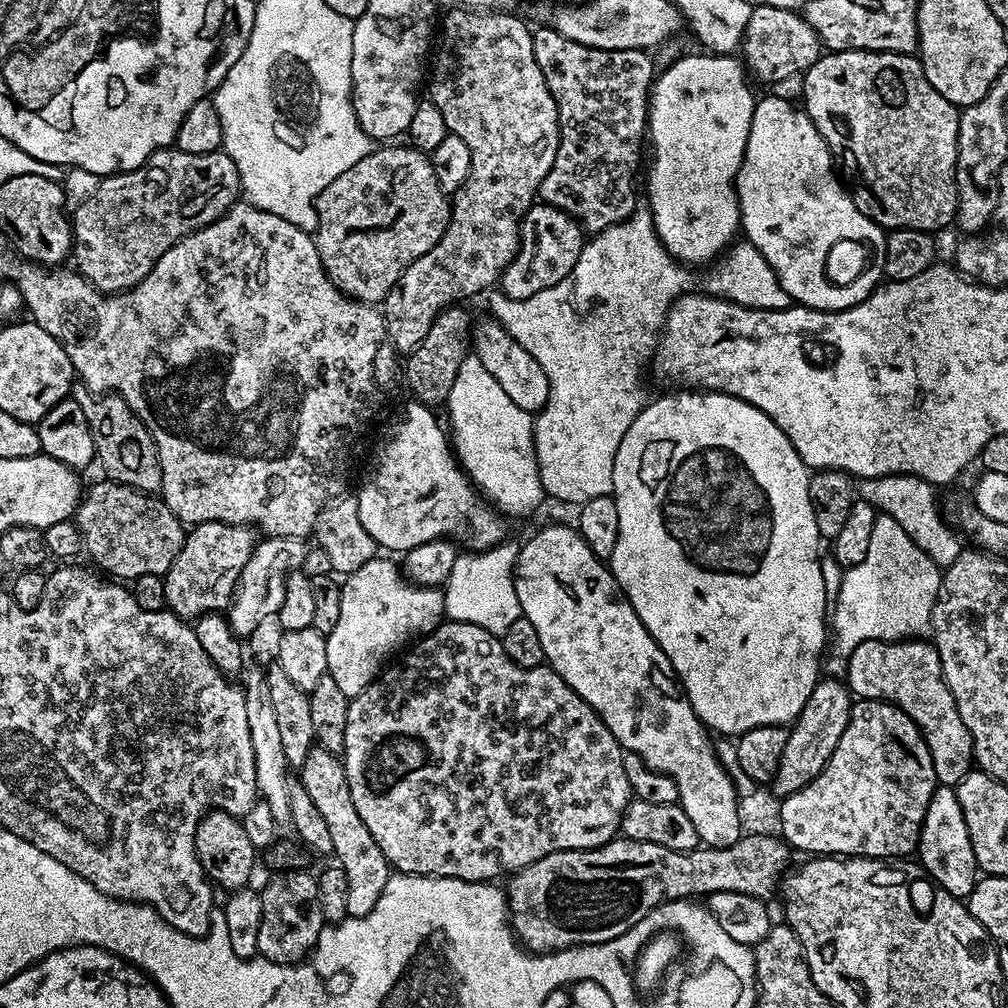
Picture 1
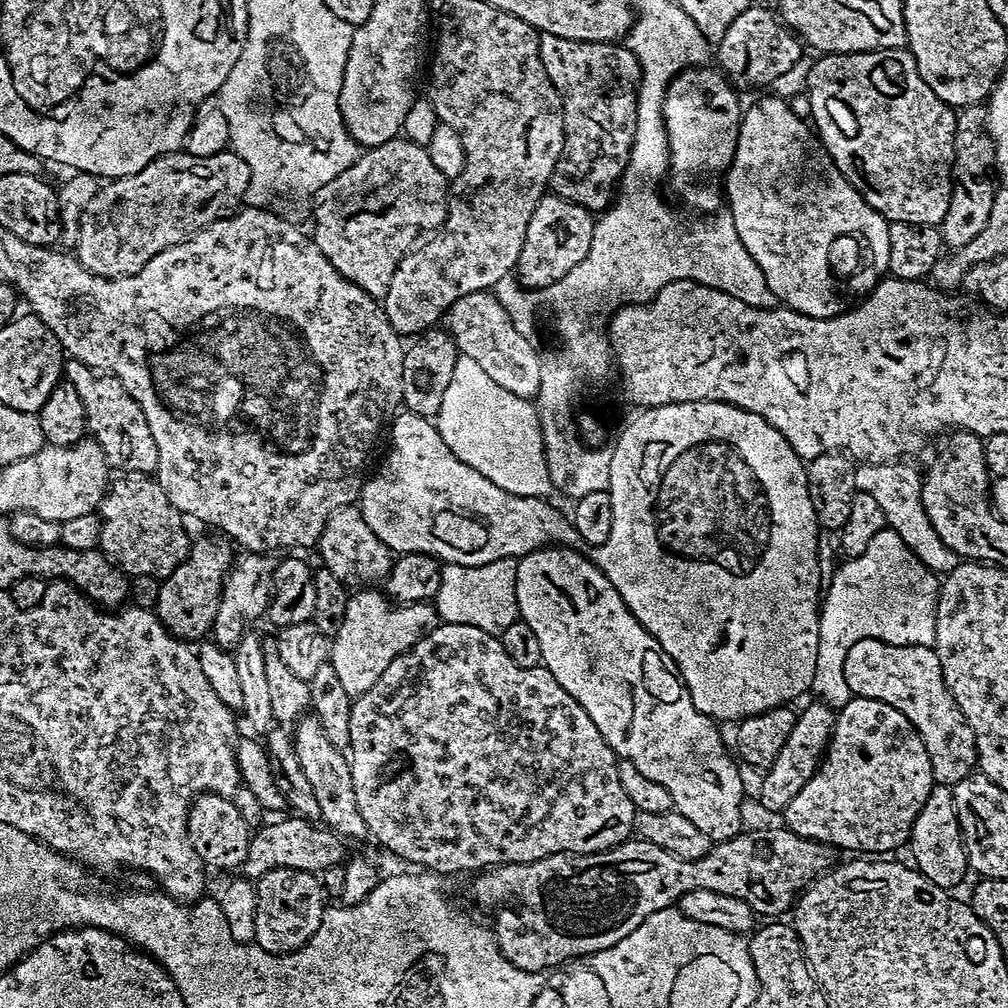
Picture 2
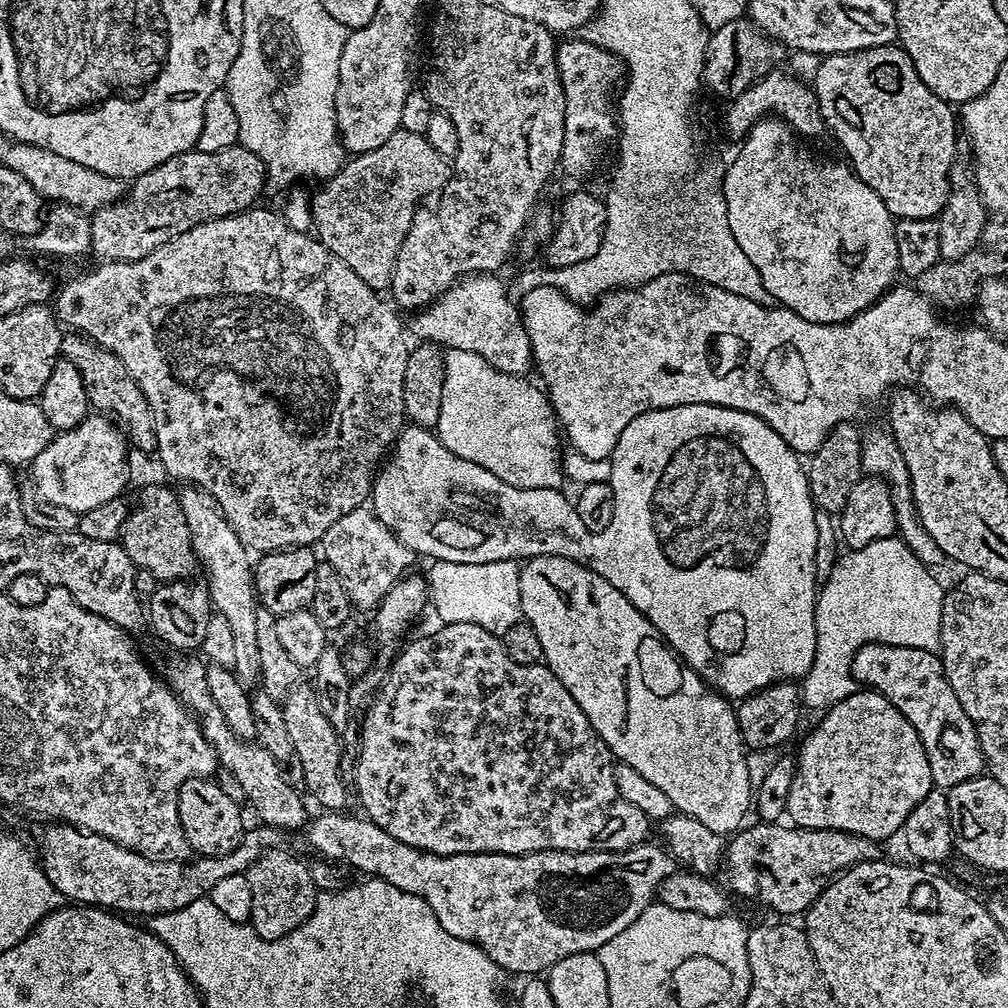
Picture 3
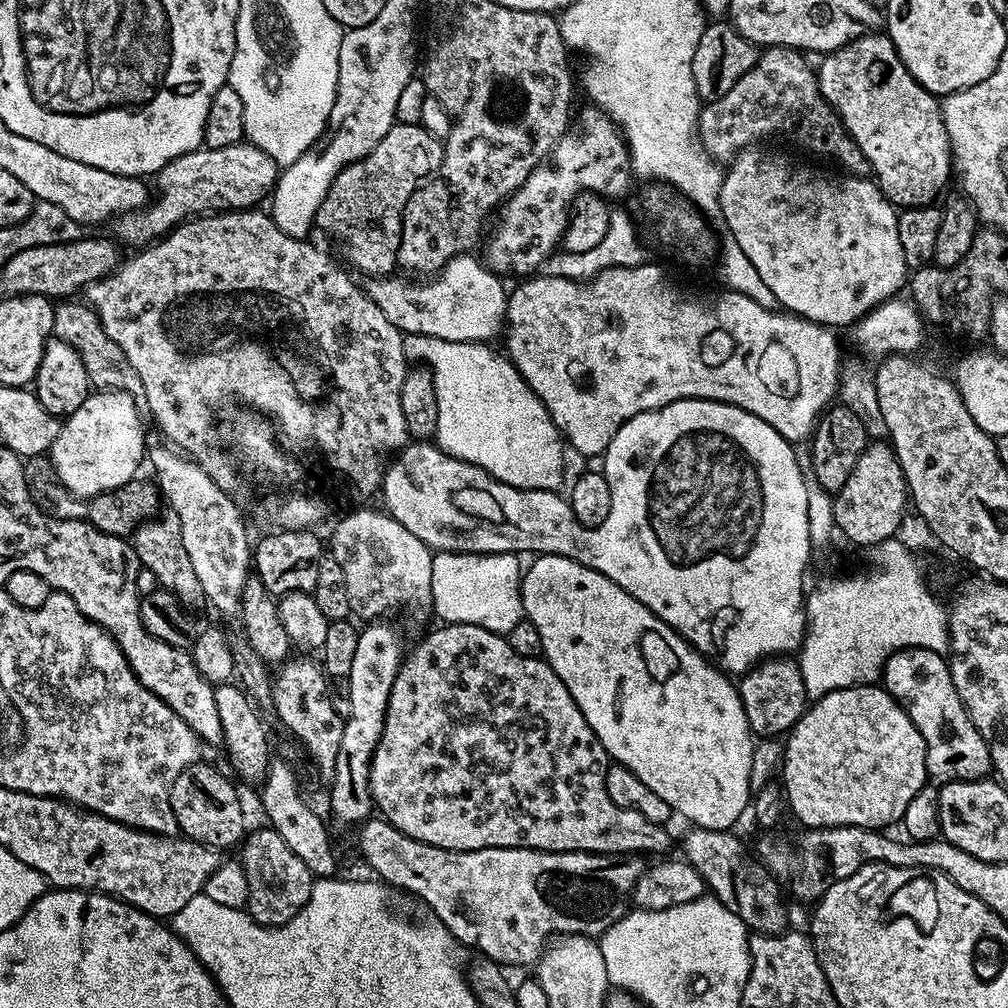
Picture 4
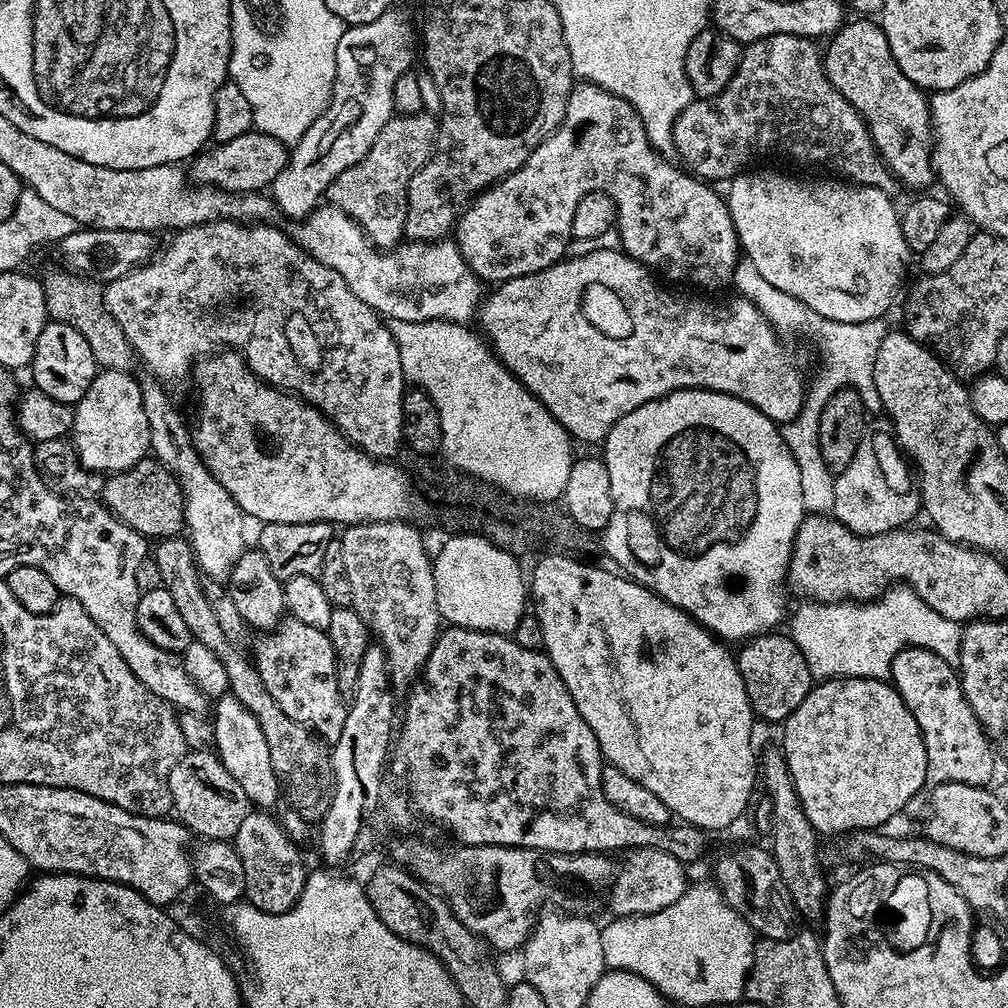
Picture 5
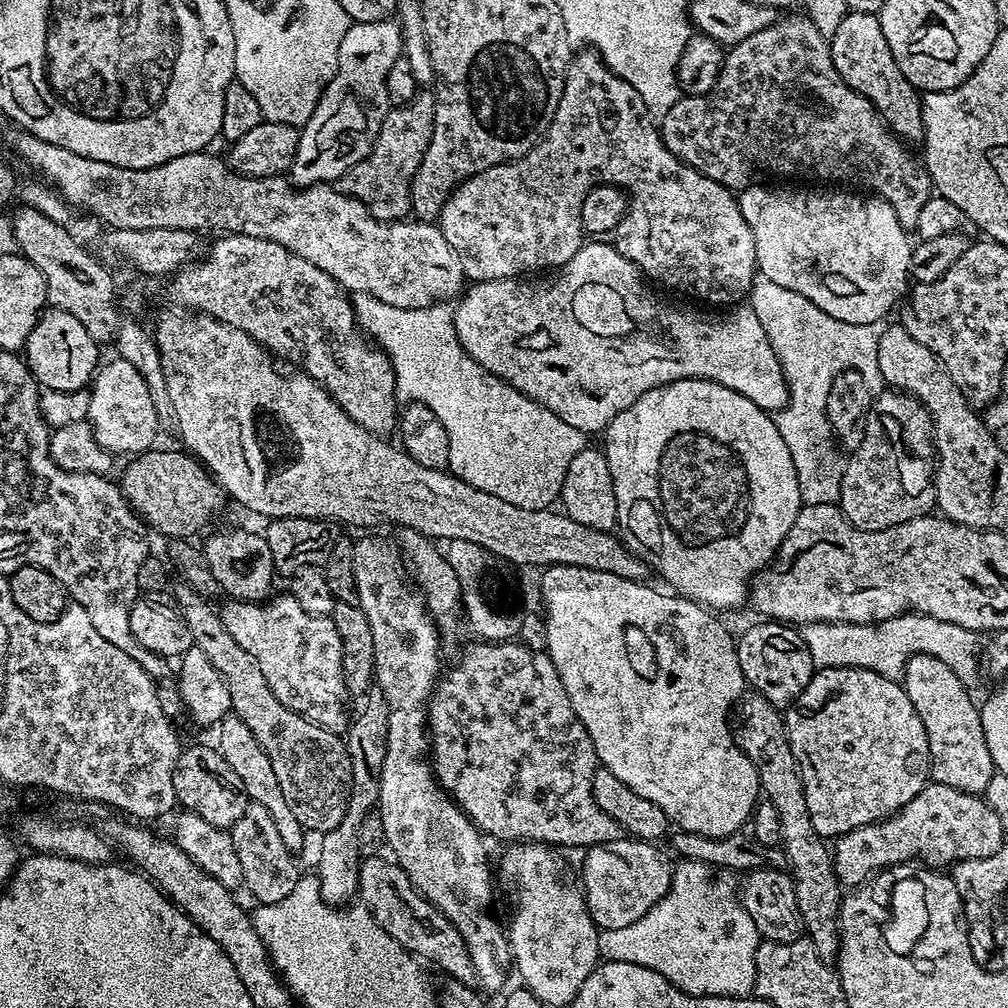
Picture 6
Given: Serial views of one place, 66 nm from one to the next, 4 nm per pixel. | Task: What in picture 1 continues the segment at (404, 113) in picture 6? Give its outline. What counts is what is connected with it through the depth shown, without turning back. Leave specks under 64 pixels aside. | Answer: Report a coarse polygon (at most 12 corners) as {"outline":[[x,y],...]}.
{"outline":[[377,147],[316,197],[341,292],[373,306],[446,234],[431,159]]}

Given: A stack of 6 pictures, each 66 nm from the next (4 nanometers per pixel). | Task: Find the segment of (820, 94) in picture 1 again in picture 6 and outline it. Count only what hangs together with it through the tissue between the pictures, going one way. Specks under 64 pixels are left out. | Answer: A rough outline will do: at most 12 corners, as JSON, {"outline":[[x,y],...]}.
{"outline":[[875,12],[830,37],[841,80],[905,142],[923,141],[921,93]]}

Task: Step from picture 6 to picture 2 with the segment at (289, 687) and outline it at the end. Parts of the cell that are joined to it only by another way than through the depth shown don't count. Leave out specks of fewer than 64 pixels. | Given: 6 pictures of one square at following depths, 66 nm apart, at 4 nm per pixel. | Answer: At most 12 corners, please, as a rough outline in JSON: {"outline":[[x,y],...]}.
{"outline":[[311,714],[291,733],[320,820],[369,835],[349,757]]}

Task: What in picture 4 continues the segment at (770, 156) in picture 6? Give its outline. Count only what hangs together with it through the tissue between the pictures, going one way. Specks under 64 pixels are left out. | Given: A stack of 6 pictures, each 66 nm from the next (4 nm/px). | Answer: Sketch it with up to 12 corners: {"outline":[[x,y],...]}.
{"outline":[[764,48],[700,109],[709,156],[805,140],[852,174],[862,150],[795,48]]}

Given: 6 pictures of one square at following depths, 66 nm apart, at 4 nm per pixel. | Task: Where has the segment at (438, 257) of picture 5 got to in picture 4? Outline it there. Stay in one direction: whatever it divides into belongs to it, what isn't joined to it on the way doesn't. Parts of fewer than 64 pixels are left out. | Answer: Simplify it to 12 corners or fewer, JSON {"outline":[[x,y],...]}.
{"outline":[[475,255],[436,284],[367,281],[409,337],[492,342],[508,315],[505,281]]}

